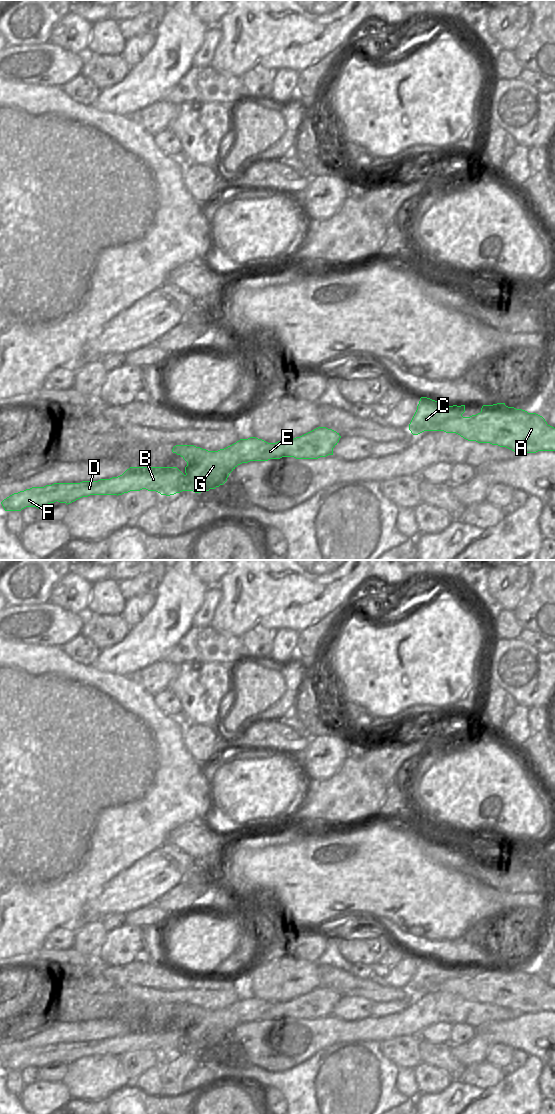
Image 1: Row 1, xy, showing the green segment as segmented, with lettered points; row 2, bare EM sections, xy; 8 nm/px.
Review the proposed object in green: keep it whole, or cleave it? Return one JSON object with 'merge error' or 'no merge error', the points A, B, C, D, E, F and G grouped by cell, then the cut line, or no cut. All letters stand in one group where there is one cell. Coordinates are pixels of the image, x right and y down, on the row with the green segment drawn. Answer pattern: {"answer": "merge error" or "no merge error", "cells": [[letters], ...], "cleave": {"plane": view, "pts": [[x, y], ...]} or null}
{"answer": "merge error", "cells": [["A", "B", "D", "E", "F", "G"], ["C"]], "cleave": {"plane": "xy", "pts": [[462, 416], [446, 419], [436, 430]]}}

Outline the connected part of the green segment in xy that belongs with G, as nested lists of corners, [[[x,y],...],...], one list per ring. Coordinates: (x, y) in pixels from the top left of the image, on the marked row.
[[[318,427],[290,441],[268,443],[250,437],[218,451],[176,445],[172,452],[187,462],[185,475],[177,467],[130,467],[122,475],[110,479],[32,487],[10,495],[1,504],[5,511],[21,511],[26,507],[39,509],[56,501],[68,505],[90,495],[118,496],[142,489],[166,496],[182,491],[201,493],[223,485],[229,474],[242,463],[282,457],[318,459],[333,455],[333,448],[340,438],[336,431]]]

